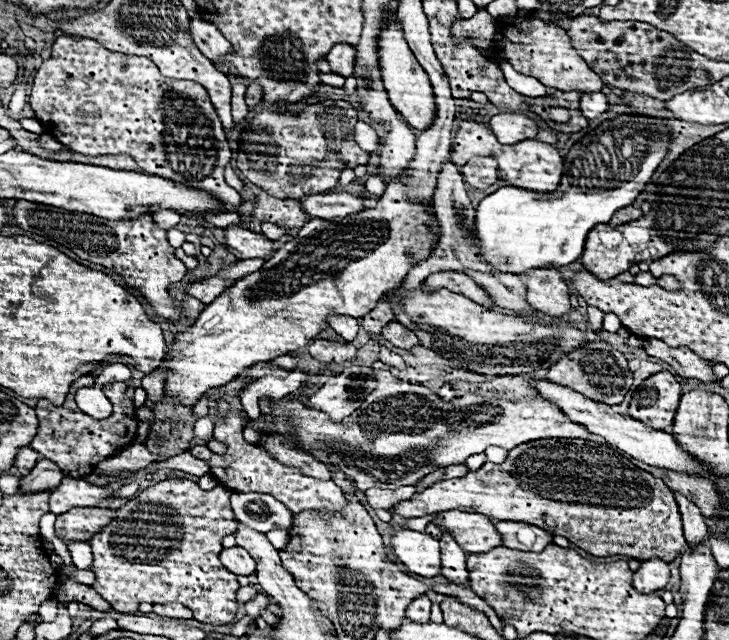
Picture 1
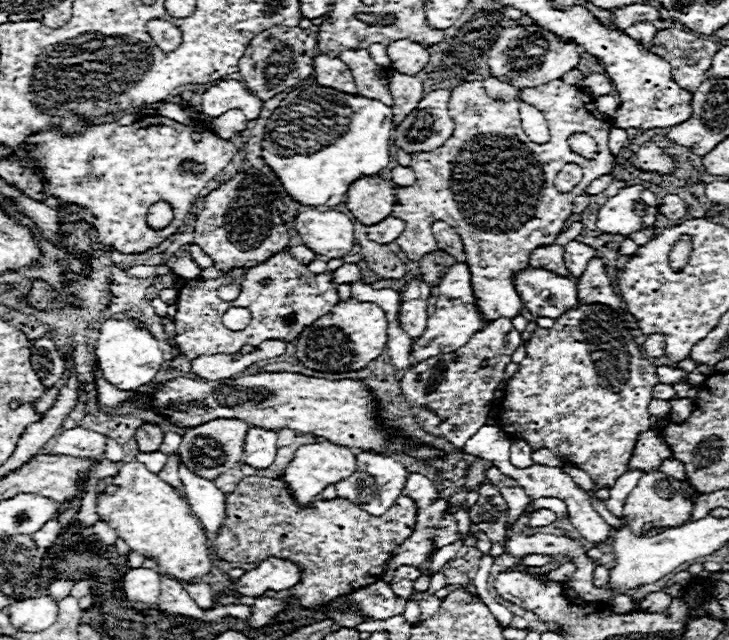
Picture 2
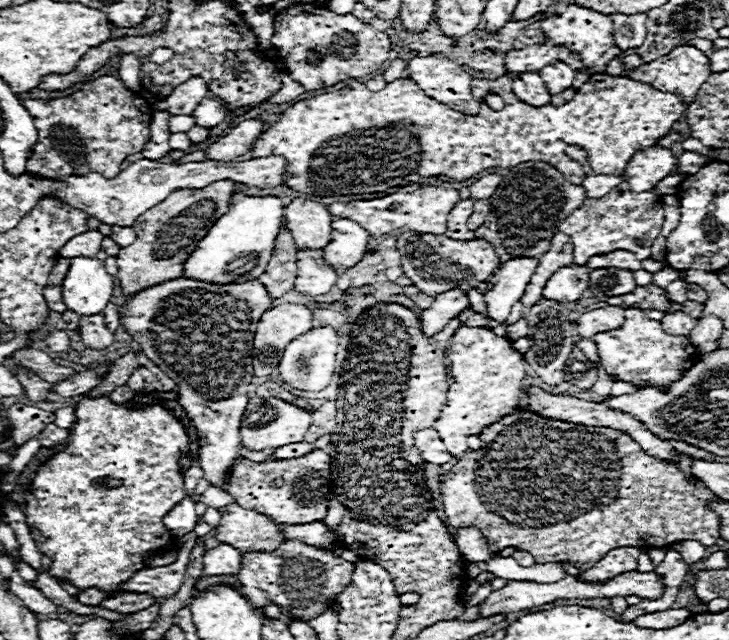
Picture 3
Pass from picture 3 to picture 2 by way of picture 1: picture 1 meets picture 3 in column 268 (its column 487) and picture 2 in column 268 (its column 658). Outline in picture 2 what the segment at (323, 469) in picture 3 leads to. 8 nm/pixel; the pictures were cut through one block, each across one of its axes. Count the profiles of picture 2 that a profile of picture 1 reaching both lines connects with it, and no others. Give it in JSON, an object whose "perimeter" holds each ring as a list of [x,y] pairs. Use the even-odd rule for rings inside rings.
{"perimeter":[[[244,478],[236,492],[228,496],[228,518],[220,536],[214,538],[212,548],[218,558],[226,562],[262,562],[266,558],[284,558],[294,562],[302,570],[302,580],[290,592],[300,600],[304,608],[320,608],[330,600],[350,594],[358,588],[374,584],[386,572],[386,564],[392,558],[396,546],[400,546],[416,526],[416,504],[408,496],[400,496],[396,504],[382,516],[372,516],[358,508],[350,500],[316,500],[308,508],[298,508],[280,478]]]}

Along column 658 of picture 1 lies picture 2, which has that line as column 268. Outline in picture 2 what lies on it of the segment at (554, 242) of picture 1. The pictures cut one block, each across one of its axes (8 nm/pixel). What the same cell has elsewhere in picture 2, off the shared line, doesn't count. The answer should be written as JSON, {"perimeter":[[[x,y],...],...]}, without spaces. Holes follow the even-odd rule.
{"perimeter":[[[326,86],[292,90],[266,124],[262,156],[286,192],[306,206],[336,206],[360,176],[376,176],[388,166],[392,108],[380,100],[352,96]]]}

